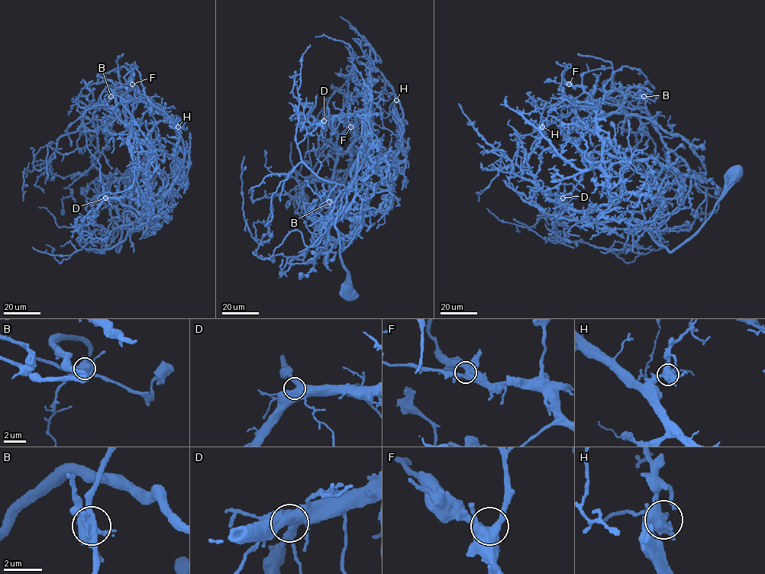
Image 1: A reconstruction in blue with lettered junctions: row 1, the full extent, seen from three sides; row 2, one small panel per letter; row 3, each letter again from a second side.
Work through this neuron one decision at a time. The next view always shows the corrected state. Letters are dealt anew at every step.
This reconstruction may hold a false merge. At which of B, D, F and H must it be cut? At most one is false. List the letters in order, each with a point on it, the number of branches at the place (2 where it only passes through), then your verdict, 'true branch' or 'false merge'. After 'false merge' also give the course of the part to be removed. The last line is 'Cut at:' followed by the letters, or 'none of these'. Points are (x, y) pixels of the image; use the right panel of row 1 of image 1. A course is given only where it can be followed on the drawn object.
B: place (643, 96); branches 6; false merge; course (643, 96), (637, 107), (690, 178), (684, 200), (657, 227), (605, 249), (550, 242), (486, 208)
D: place (563, 198); branches 4; true branch
F: place (569, 84); branches 5; true branch
H: place (542, 127); branches 5; true branch
Cut at: B

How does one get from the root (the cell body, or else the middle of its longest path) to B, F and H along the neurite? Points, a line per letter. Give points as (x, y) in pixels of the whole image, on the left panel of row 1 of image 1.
B: (130, 173), (117, 251), (123, 213), (137, 217), (132, 230), (113, 219), (94, 164), (92, 115), (111, 96)
F: (130, 173), (117, 251), (123, 213), (139, 221), (148, 204), (132, 172), (152, 157), (129, 128), (132, 84)
H: (130, 173), (117, 251), (123, 213), (152, 221), (174, 172), (182, 169), (178, 127)

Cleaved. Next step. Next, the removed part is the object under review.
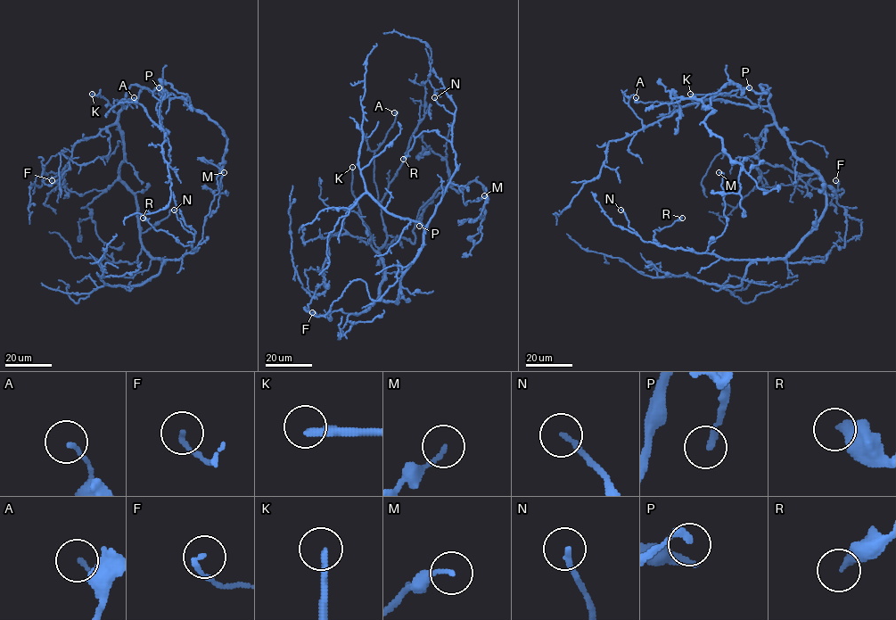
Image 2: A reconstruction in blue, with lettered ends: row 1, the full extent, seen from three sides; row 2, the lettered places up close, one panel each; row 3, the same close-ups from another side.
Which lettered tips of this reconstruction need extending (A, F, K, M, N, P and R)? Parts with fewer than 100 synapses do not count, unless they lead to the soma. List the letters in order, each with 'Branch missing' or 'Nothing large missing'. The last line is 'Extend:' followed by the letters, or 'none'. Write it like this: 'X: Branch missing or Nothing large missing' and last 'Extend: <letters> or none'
A: Nothing large missing
F: Nothing large missing
K: Branch missing
M: Nothing large missing
N: Nothing large missing
P: Nothing large missing
R: Nothing large missing
Extend: K

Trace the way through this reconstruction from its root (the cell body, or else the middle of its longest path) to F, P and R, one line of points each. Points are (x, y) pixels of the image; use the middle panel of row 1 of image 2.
F: (380, 286), (379, 296), (367, 310), (357, 315), (341, 310), (326, 315), (312, 312)
P: (380, 286), (384, 265), (378, 251), (398, 237), (414, 242), (419, 210), (449, 177), (419, 226)
R: (380, 286), (382, 299), (398, 301), (401, 276), (456, 168), (452, 144), (434, 130), (417, 136), (403, 159)

